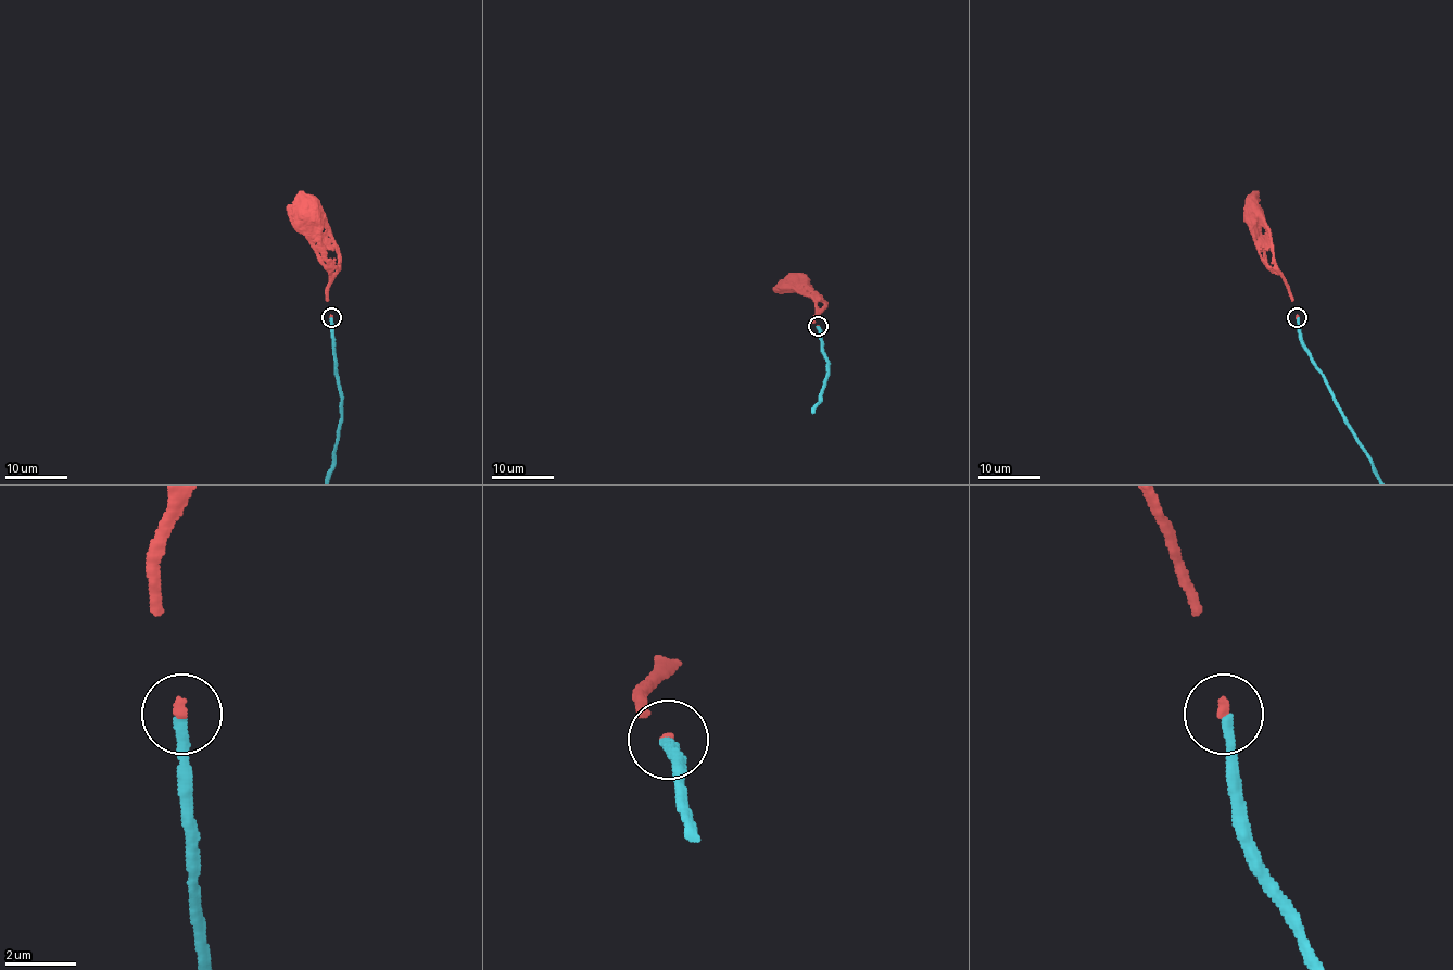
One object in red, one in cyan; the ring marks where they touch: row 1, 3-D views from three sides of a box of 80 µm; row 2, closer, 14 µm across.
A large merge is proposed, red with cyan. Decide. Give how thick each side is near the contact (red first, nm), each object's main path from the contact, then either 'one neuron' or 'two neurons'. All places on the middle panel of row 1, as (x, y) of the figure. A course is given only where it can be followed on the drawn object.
220 nm thick on the red side, 320 nm on the other; red runs (818, 327), (815, 322), (816, 303), (810, 289), (798, 278), (796, 280); one neuron

